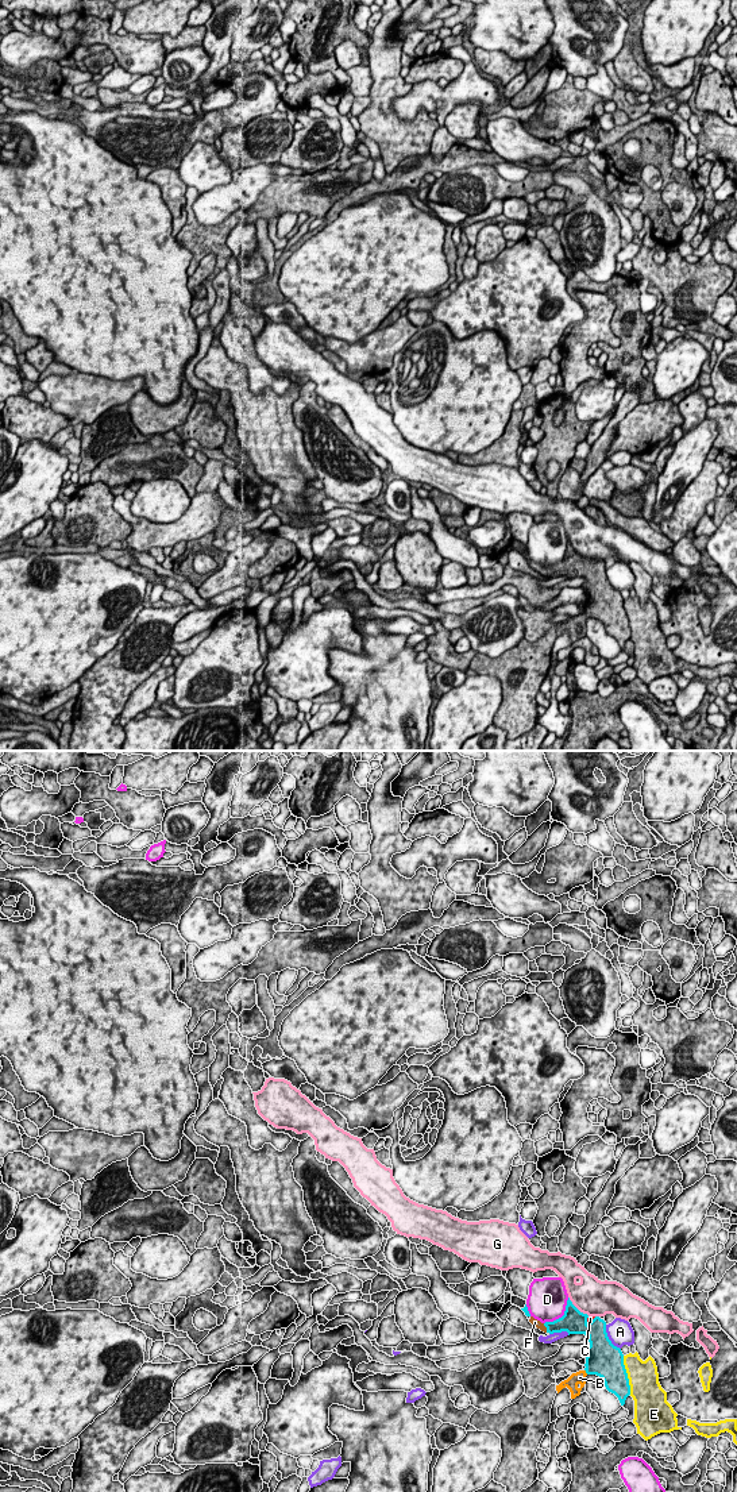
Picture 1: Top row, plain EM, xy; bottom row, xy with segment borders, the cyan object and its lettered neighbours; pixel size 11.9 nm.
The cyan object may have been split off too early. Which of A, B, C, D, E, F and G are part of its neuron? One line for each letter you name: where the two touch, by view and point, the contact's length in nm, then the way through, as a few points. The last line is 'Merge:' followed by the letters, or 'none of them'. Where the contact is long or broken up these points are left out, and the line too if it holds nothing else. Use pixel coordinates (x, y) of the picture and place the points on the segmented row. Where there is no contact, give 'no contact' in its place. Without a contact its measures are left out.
B: xy (586, 1372) | 70 nm
C: xy (590, 1321) | 150 nm
F: xy (546, 1326) | 120 nm | across xy (566, 1323), (546, 1326), (535, 1322)
Merge: B, C, F

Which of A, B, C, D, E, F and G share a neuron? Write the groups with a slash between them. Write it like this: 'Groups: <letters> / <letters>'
Groups: A / B C F / D / E / G

